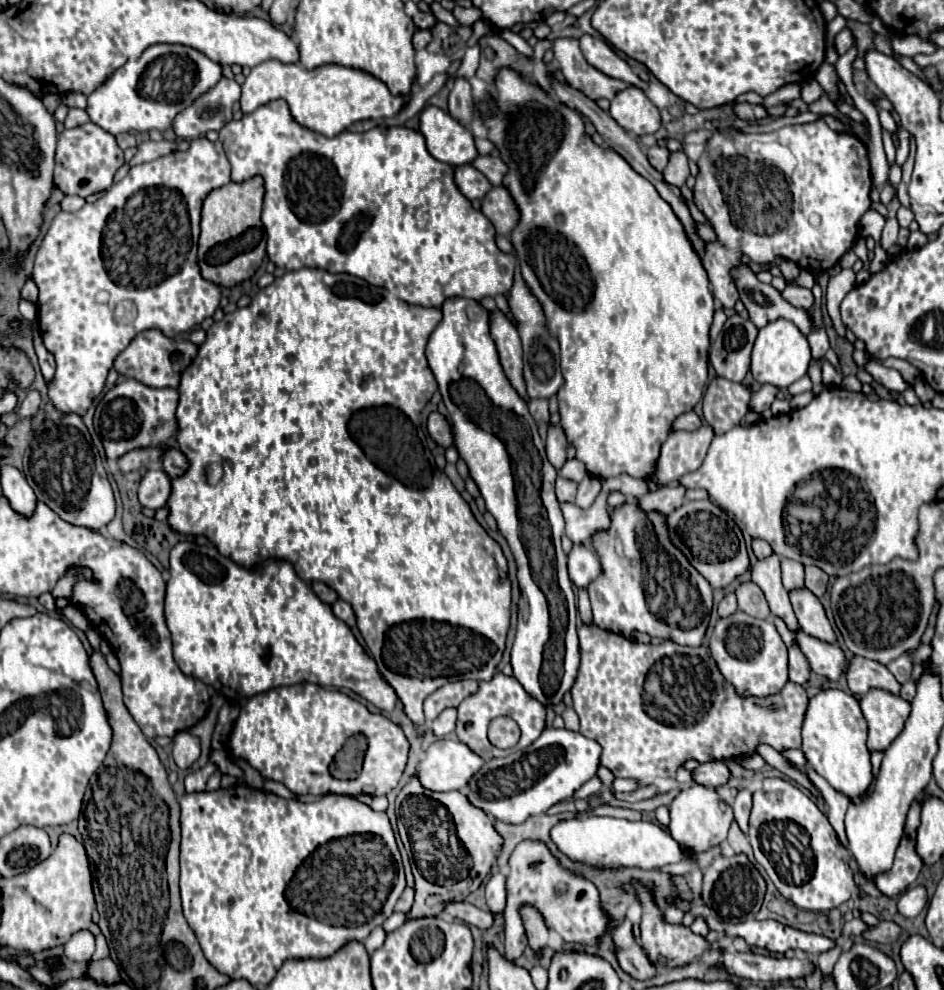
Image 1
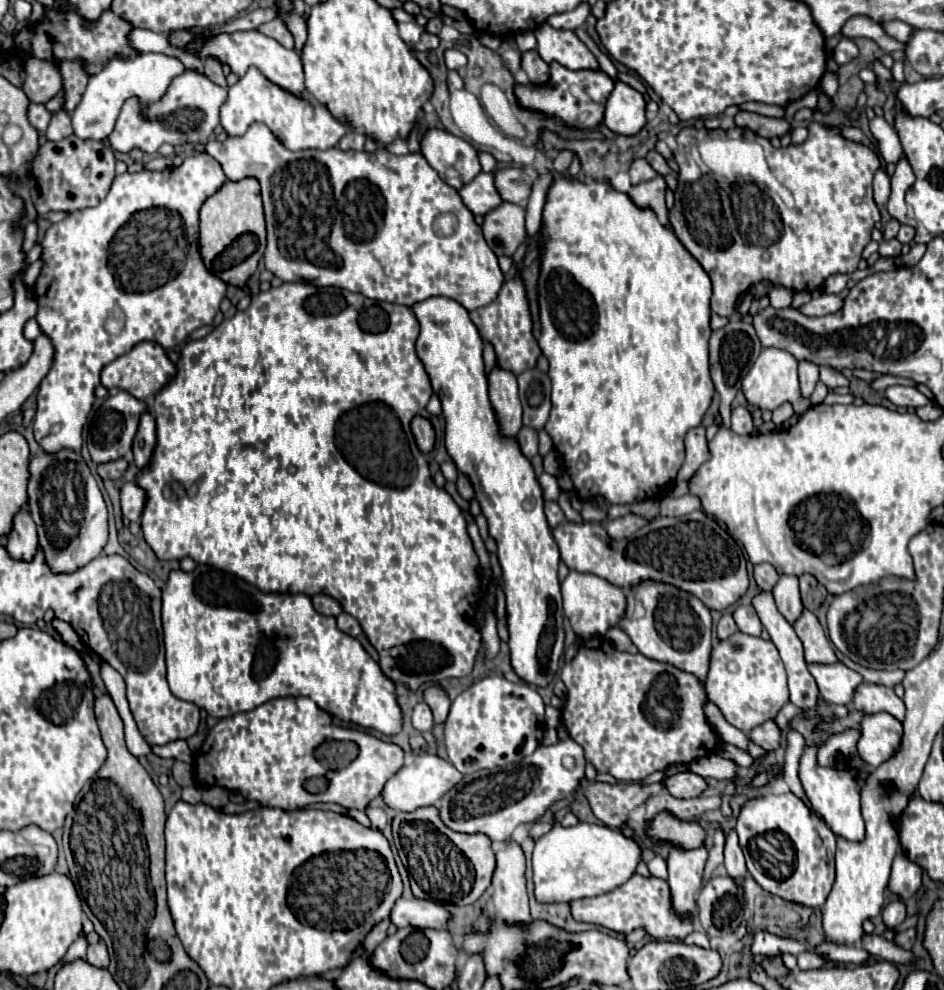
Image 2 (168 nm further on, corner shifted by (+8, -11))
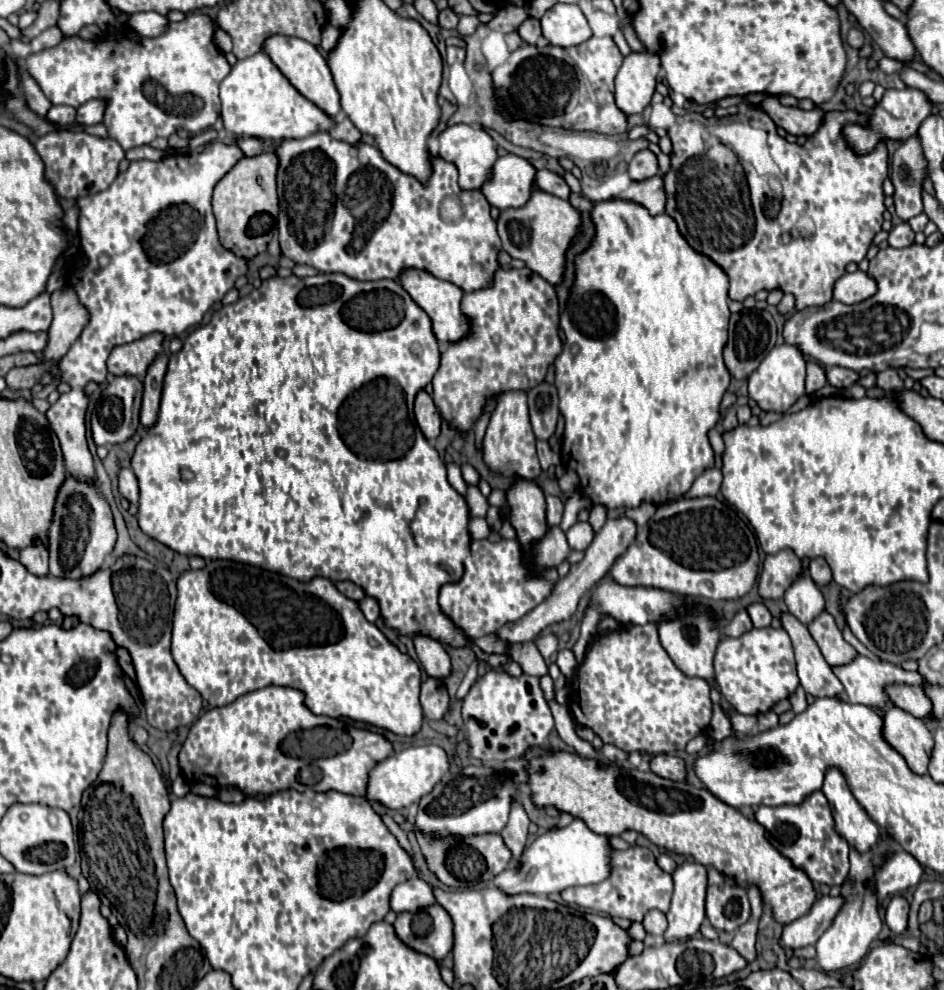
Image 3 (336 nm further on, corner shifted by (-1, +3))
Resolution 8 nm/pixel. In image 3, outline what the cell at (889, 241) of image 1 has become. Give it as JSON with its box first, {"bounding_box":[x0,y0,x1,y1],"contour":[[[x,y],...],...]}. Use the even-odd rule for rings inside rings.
{"bounding_box":[890,136,926,222],"contour":[[[910,136],[890,158],[890,180],[894,182],[894,206],[900,220],[908,222],[922,212],[922,178],[926,158],[920,148],[918,136]]]}

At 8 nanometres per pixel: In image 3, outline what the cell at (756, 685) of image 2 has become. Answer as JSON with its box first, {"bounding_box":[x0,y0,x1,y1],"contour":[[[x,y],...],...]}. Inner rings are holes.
{"bounding_box":[714,628,798,714],"contour":[[[752,628],[738,638],[722,638],[714,658],[716,684],[722,698],[740,714],[764,714],[798,688],[796,662],[790,638],[784,628]]]}

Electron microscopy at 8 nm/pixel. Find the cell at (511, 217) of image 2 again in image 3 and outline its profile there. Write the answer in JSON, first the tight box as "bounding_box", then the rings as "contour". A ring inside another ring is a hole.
{"bounding_box":[498,190,580,284],"contour":[[[532,190],[528,204],[520,208],[506,208],[498,216],[498,234],[502,248],[512,256],[526,262],[526,266],[540,274],[550,284],[558,284],[564,270],[564,252],[570,240],[576,236],[580,214],[568,204],[568,200],[556,198],[542,190]]]}

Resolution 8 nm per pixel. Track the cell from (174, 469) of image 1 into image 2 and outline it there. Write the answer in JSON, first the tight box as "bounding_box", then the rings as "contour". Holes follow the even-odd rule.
{"bounding_box":[133,410,157,468],"contour":[[[145,410],[145,414],[141,416],[141,422],[139,422],[139,430],[135,434],[135,440],[133,440],[133,456],[135,456],[135,466],[137,468],[147,466],[147,462],[151,460],[155,442],[157,442],[155,418],[153,418],[151,410]]]}

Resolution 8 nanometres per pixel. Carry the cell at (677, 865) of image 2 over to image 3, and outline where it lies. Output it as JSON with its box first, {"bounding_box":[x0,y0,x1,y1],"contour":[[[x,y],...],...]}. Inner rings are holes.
{"bounding_box":[664,860,706,940],"contour":[[[686,860],[674,870],[674,896],[668,918],[668,930],[664,940],[686,940],[700,930],[706,900],[706,866]]]}

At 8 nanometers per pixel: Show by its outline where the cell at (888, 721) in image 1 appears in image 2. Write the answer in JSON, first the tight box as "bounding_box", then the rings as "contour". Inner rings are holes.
{"bounding_box":[857,712,903,768],"contour":[[[887,712],[865,716],[861,722],[861,738],[857,742],[859,756],[873,768],[887,762],[901,748],[903,726]]]}

